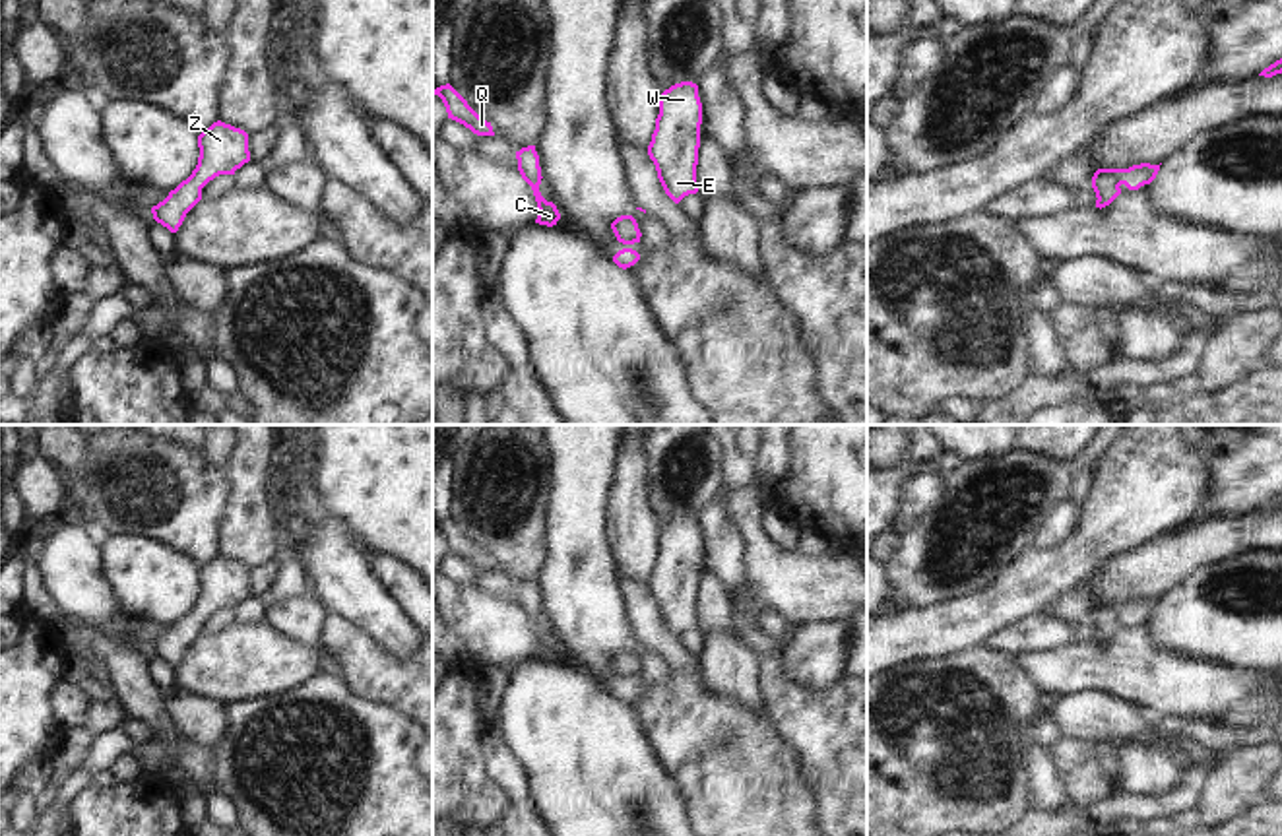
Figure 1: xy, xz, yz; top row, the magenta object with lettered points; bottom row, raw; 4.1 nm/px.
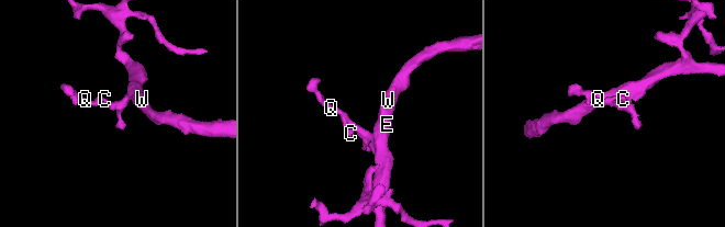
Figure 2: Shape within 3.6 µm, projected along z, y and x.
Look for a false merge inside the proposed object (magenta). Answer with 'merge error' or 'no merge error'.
no merge error

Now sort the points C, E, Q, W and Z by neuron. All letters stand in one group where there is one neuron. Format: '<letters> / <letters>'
C E Q W Z

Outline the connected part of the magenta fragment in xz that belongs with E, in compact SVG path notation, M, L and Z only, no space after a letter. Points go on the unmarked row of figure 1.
M681 516L659 530L659 549L648 580L665 628L679 638L696 628L702 537L698 520Z

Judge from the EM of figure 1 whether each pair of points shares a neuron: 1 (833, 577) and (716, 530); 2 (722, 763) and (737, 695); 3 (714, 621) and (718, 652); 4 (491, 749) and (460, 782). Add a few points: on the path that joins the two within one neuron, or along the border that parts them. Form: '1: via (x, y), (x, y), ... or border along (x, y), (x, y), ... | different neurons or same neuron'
1: border along (722, 501), (724, 514), (743, 542), (741, 586) | different neurons
2: border along (697, 679), (708, 695), (749, 714), (767, 716) | different neurons
3: border along (734, 629), (705, 637) | different neurons
4: border along (485, 726), (480, 738), (483, 772), (507, 798) | different neurons

